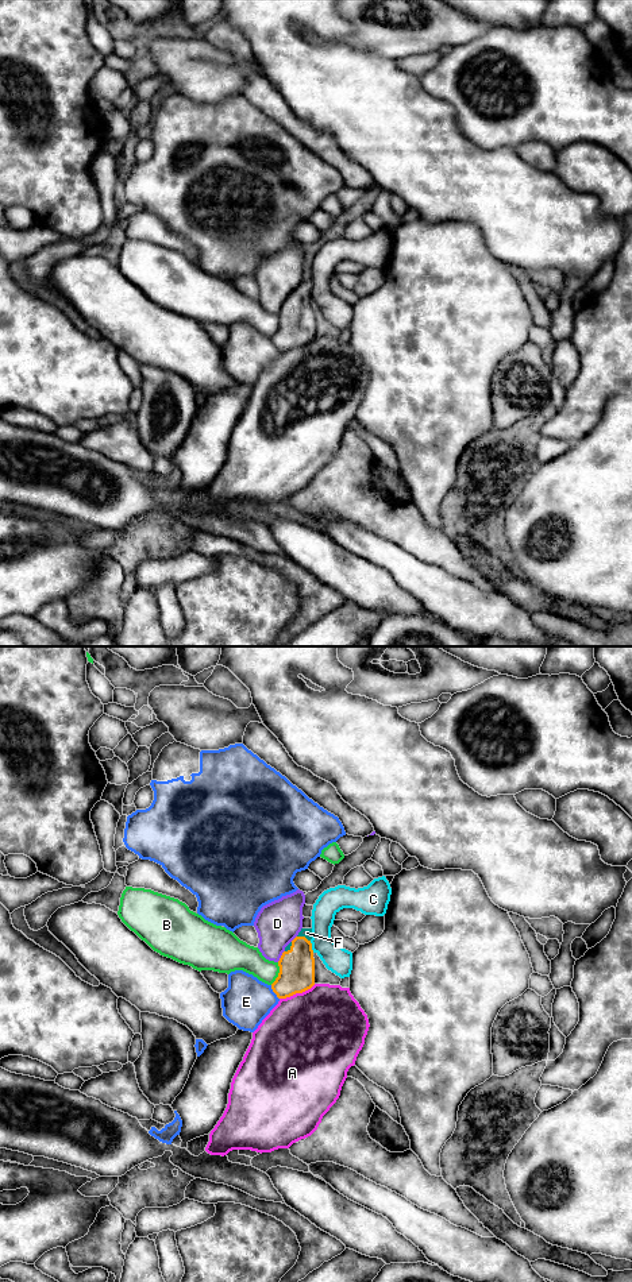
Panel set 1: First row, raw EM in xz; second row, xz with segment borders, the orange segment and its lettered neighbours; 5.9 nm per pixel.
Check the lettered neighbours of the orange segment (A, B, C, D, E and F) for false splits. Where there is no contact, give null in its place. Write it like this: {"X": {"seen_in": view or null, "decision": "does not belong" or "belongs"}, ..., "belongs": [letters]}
{"A": {"seen_in": "xz", "decision": "does not belong"}, "B": {"seen_in": "xz", "decision": "does not belong"}, "C": {"seen_in": "xz", "decision": "does not belong"}, "D": {"seen_in": "xz", "decision": "does not belong"}, "E": {"seen_in": "xz", "decision": "does not belong"}, "F": {"seen_in": "xz", "decision": "belongs"}, "belongs": ["F"]}

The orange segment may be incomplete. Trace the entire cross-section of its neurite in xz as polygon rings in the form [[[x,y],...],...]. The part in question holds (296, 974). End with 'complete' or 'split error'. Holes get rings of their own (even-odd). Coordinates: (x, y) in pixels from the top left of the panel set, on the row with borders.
[[[301,928],[285,947],[278,961],[278,977],[271,984],[278,999],[302,993],[315,985],[315,958],[311,939],[312,928]]] | split error

